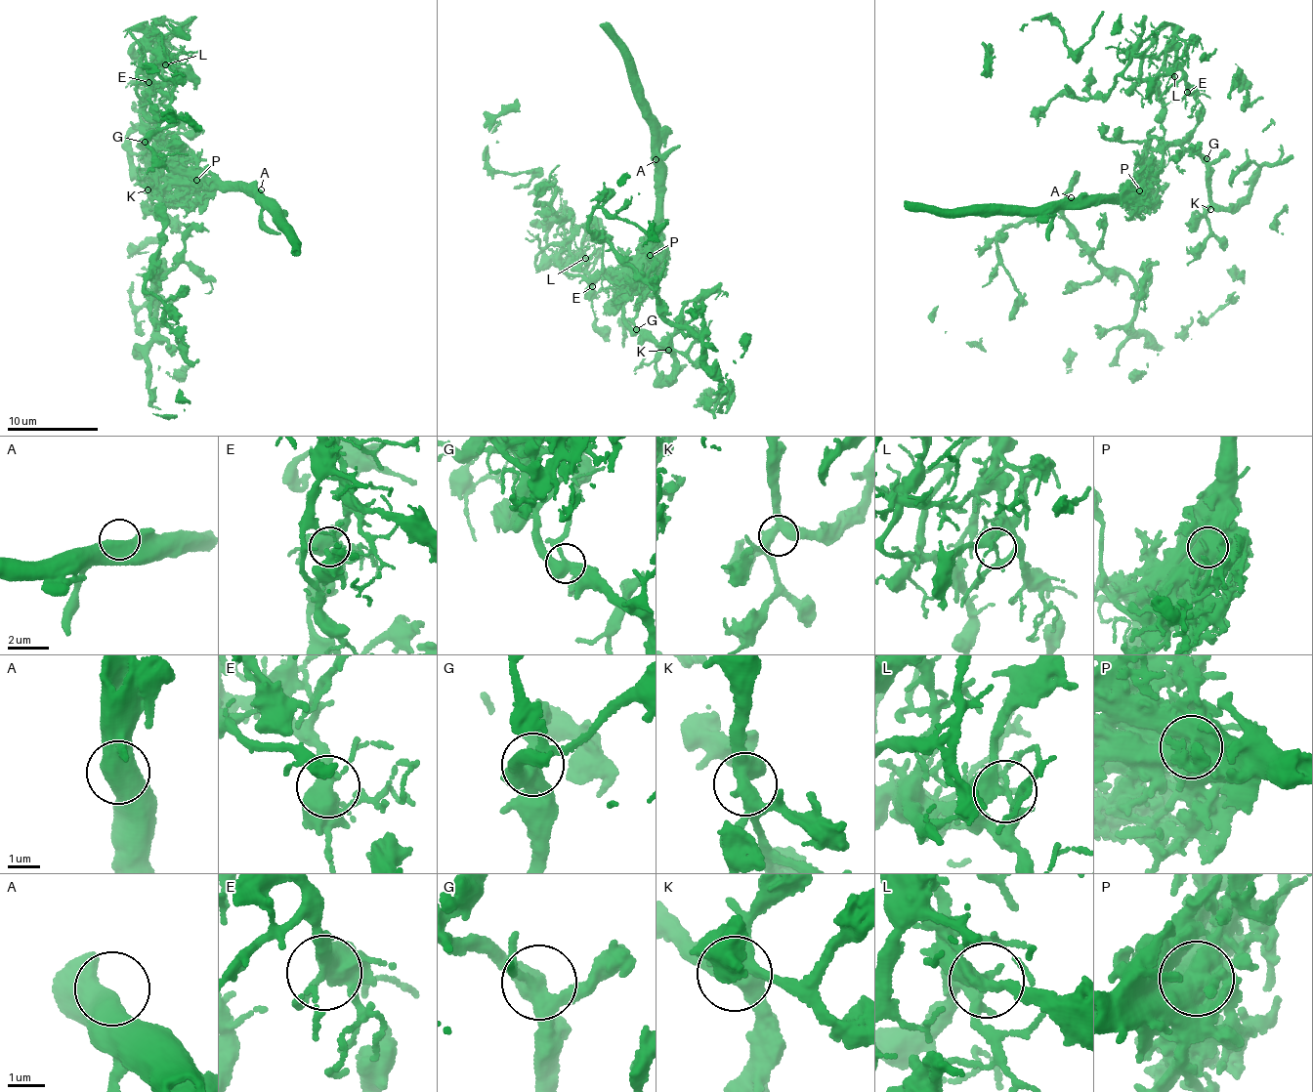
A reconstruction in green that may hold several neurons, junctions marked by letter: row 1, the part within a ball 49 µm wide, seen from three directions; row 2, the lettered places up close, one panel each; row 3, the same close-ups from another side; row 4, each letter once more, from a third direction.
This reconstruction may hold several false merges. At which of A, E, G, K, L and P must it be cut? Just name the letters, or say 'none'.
L, P

